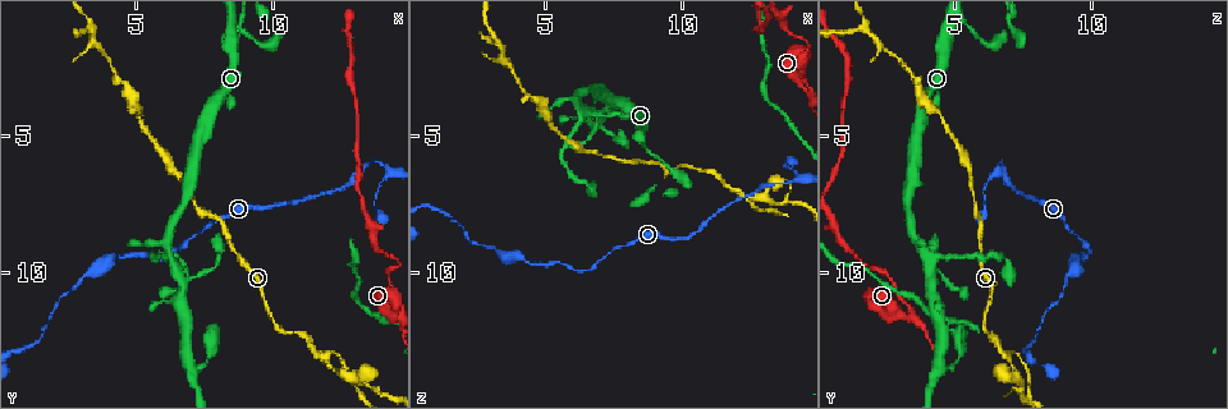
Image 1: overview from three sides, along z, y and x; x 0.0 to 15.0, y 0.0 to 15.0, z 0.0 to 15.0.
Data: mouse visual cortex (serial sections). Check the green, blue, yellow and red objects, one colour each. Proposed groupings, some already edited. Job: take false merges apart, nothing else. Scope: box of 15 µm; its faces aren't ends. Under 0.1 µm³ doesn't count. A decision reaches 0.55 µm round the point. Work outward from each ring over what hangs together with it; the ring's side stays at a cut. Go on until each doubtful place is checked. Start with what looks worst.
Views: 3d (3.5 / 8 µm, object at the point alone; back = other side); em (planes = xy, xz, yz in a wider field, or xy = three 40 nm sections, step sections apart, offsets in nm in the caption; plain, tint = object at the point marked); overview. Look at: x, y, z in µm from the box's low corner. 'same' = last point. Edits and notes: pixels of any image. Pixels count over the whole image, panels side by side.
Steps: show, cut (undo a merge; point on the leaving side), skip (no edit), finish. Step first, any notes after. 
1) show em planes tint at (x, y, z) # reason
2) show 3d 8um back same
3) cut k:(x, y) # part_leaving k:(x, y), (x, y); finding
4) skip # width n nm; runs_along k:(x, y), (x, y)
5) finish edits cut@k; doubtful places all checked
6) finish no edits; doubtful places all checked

show 3d 3.5um at (11.8, 13.1, 6.9) # branch point

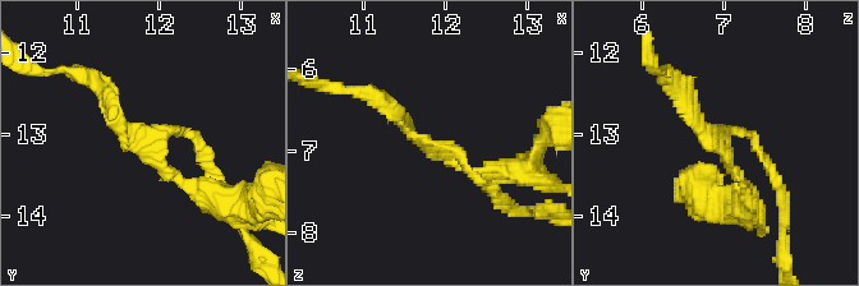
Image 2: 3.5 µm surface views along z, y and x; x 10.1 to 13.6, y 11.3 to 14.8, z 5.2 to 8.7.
show em planes tint at (11.75, 13.15, 7.00) # arms 3; arm_widths 100, 150, 200 nm; need the tissue

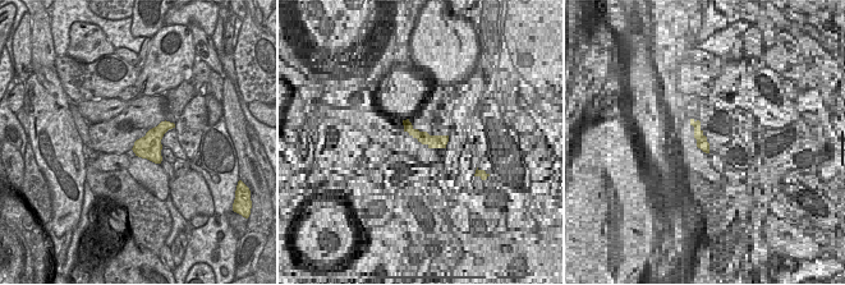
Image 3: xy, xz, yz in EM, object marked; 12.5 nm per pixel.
skip # runs_along 2:(106, 86), (122, 133), (208, 195); all the same cell

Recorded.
show 3d 3.5um back at (3.4, 1.1, 1.7) # three-way junction

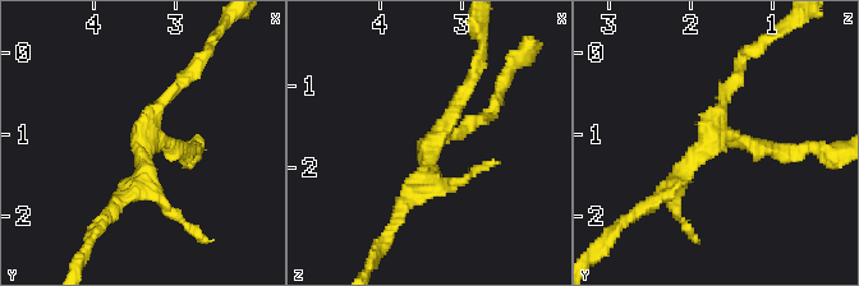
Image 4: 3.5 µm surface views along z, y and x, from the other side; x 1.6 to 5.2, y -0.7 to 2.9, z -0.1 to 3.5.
show em xy step 3 tint at (3.35, 1.05, 1.65) # arms 3; arm_widths 150, 200, 200 nm; now the EM

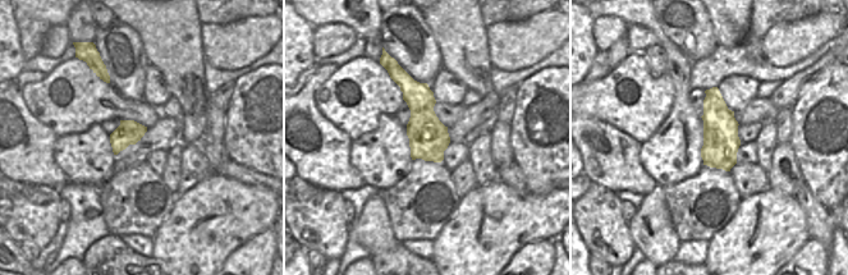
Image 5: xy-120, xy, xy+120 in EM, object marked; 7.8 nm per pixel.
skip # runs_along 4:(414, 194), (477, 70); one cell here

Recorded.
show 3d 8um back at (14.4, 6.3, 6.5) # sharp bend

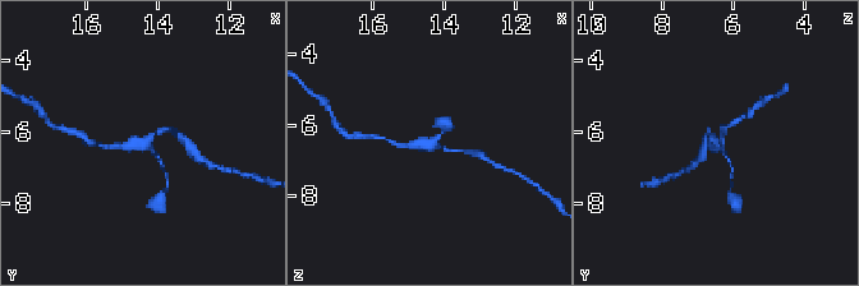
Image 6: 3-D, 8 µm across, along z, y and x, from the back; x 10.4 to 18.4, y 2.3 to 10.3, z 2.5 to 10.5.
show em xy step 2 tint at (14.3, 6.3, 6.6) # shape alone is not enough

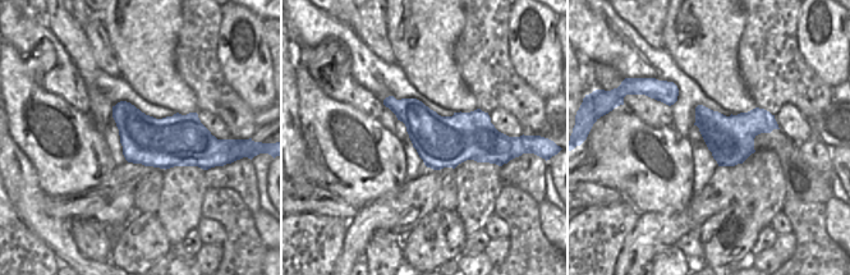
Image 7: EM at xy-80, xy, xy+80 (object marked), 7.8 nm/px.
skip # one cell here

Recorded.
finish no edits; doubtful places all checked

